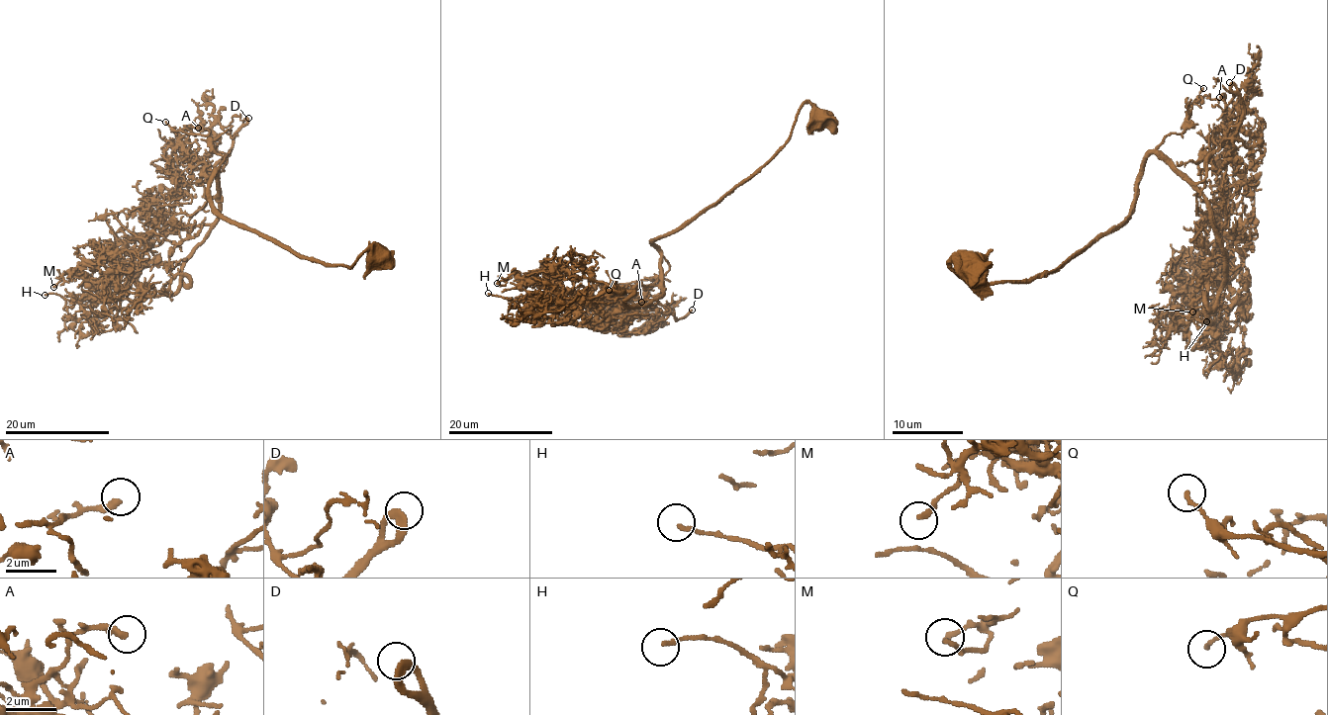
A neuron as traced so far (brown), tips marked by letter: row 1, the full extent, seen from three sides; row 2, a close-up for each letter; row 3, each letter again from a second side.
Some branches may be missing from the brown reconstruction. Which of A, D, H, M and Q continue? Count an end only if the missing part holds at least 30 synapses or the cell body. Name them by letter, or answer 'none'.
none

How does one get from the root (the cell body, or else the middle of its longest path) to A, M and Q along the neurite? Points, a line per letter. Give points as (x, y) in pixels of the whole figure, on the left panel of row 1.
A: (376, 257), (324, 265), (227, 220), (209, 191), (217, 170), (193, 167), (180, 141), (198, 128)
M: (376, 257), (238, 227), (217, 170), (120, 289), (53, 287)
Q: (376, 257), (363, 251), (351, 266), (324, 265), (238, 227), (209, 191), (226, 155), (206, 135), (165, 122)

